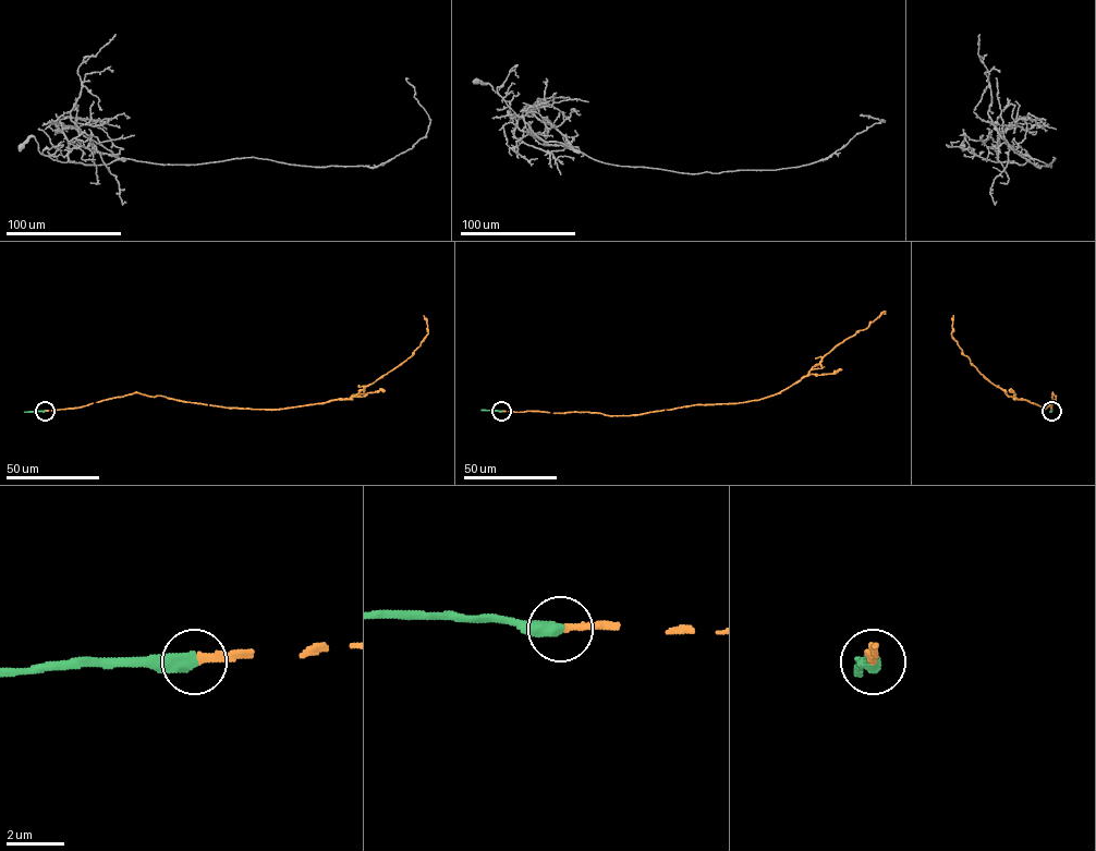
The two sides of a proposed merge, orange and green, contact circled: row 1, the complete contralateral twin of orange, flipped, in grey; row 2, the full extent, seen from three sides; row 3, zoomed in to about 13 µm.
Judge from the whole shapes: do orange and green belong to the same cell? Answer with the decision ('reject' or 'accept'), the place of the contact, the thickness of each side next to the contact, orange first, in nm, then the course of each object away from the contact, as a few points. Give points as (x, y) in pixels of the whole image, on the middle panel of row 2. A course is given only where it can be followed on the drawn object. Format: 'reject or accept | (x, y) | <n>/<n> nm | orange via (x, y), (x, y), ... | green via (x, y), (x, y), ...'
accept | (501, 411) | 260/500 nm | orange via (501, 411), (632, 415), (696, 404), (759, 400), (798, 383), (835, 347), (867, 328), (885, 311), (880, 313) | green via (501, 411), (480, 410)

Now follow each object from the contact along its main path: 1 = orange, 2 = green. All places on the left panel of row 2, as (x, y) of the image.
1: (45, 411), (81, 408), (138, 392), (250, 409), (282, 409), (349, 399), (410, 357), (427, 333), (424, 315)
2: (45, 411), (24, 412)

